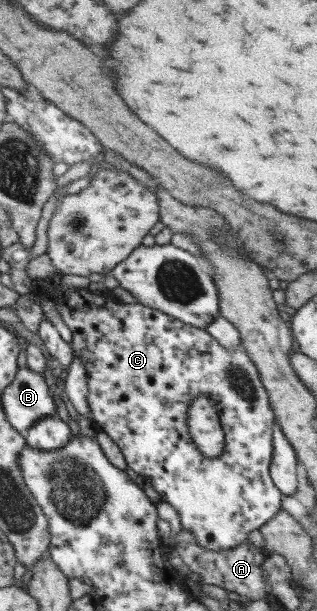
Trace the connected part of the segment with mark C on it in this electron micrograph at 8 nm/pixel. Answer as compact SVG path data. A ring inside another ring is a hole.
M59 282L56 284L41 285L39 290L35 291L39 300L43 298L51 298L54 303L54 307L62 321L69 327L74 335L74 341L72 341L73 350L76 357L78 357L84 365L88 373L88 404L90 404L90 413L93 421L101 431L104 431L120 449L127 465L138 474L144 476L149 481L155 490L162 497L160 501L166 502L174 508L179 514L179 520L183 529L188 529L196 541L204 547L204 549L210 549L210 551L226 551L226 549L237 549L238 545L242 545L244 541L248 541L250 533L264 527L268 521L274 519L274 516L283 509L283 493L281 489L278 489L274 479L271 475L271 464L273 463L274 453L274 425L277 418L275 417L274 409L270 405L270 393L268 389L264 387L262 383L262 377L258 369L254 366L254 363L250 360L248 351L244 345L236 347L232 353L222 347L222 343L212 337L212 334L207 330L200 329L200 327L194 327L188 325L176 317L170 316L168 313L162 313L158 309L150 309L139 303L126 305L126 303L119 302L117 300L106 299L101 301L98 296L90 292L88 289L66 289L64 285ZM200 394L210 394L214 401L218 402L218 414L220 414L220 421L222 422L222 428L226 432L226 447L224 453L216 459L210 459L210 457L204 457L202 451L198 451L196 447L196 441L192 439L190 435L190 427L188 427L188 408L190 408L190 402L200 396Z

